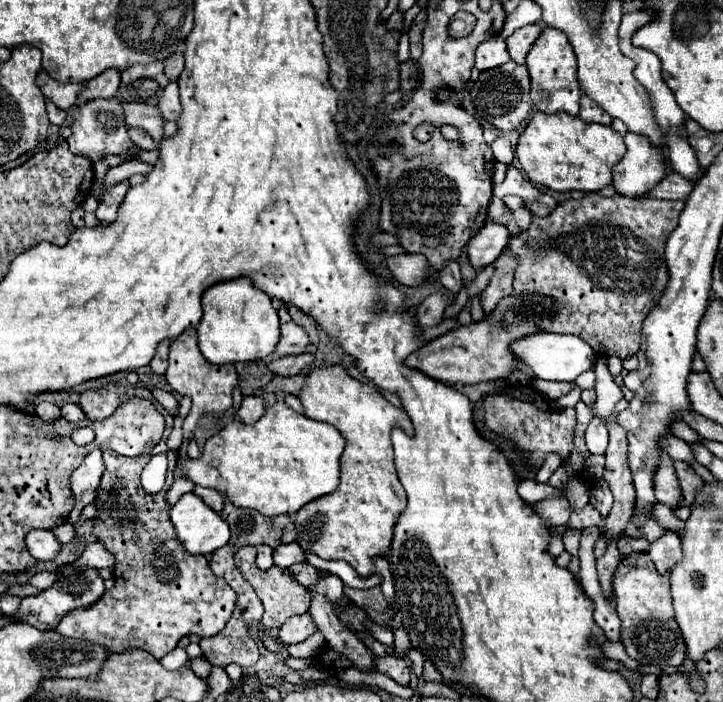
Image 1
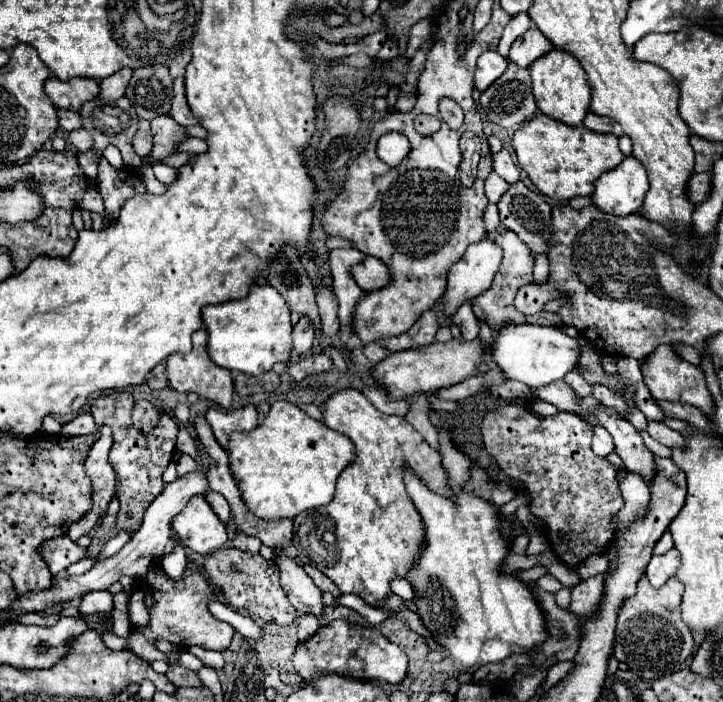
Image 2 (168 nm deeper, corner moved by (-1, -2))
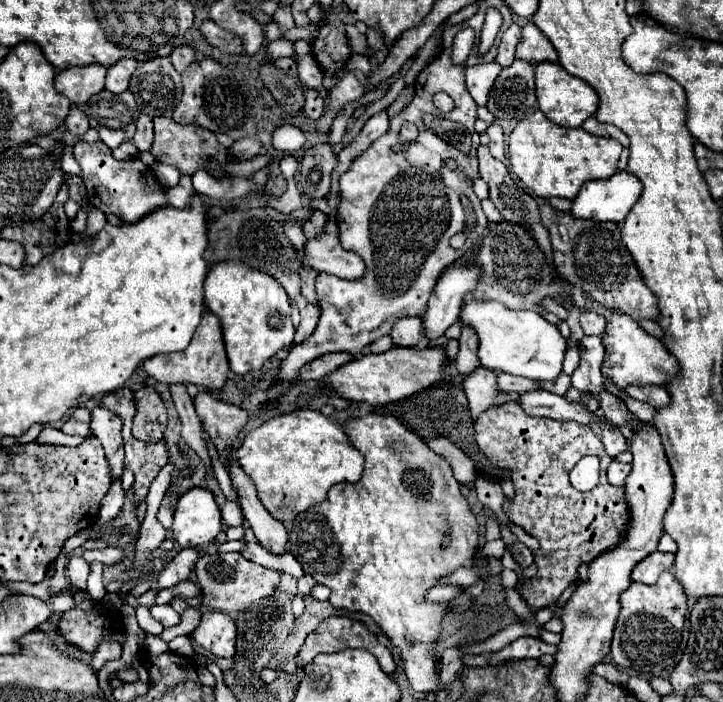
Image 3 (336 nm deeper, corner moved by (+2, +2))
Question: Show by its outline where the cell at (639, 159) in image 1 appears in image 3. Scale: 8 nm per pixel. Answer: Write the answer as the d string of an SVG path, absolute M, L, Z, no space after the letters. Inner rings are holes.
M617 171L609 179L587 181L573 201L571 213L581 219L621 223L637 203L643 183L629 171Z

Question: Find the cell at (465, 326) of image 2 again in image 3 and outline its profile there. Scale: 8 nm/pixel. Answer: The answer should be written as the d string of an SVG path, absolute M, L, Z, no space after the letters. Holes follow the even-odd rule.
M461 325L459 337L459 353L457 353L457 369L461 375L469 375L475 367L479 367L477 359L477 335L471 325Z

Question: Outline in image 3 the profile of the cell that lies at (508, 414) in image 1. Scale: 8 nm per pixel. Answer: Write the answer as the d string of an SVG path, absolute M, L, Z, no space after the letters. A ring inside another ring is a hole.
M517 401L499 405L499 407L489 407L487 411L483 411L479 419L475 421L475 441L495 467L511 471L511 479L515 485L515 497L503 503L503 511L509 515L509 519L515 525L523 527L529 535L533 535L541 543L539 551L535 553L535 563L539 567L537 577L533 577L531 583L527 583L523 589L523 599L533 611L537 611L541 607L547 607L549 603L555 603L567 585L579 581L577 567L581 563L591 563L597 555L601 555L603 551L619 543L619 535L623 533L627 519L629 519L627 503L625 503L625 489L607 483L605 471L611 463L611 457L605 455L603 443L591 431L591 427L581 427L573 421L529 417ZM585 455L597 455L601 459L599 483L589 493L581 493L569 483L569 471Z

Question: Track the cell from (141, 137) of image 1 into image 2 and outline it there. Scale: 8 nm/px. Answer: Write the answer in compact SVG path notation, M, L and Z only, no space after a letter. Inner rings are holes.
M146 119L140 121L132 145L134 145L134 151L136 151L140 157L150 155L150 151L152 151L152 131L150 131L150 121L146 121Z

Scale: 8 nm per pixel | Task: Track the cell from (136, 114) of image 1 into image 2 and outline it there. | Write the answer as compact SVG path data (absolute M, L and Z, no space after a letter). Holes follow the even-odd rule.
M164 115L152 119L152 133L154 133L154 149L150 155L154 157L154 161L164 161L166 157L174 155L178 145L188 137L184 127L174 123L172 117Z

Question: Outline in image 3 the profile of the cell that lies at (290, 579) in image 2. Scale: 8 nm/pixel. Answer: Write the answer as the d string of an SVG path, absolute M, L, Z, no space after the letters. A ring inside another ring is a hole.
M235 459L229 463L229 475L231 475L233 487L237 491L243 515L245 515L249 527L253 529L257 541L261 543L261 547L273 555L287 553L287 529L283 527L281 521L277 521L273 515L269 515L269 511L261 505L251 479L247 475L243 475L243 471Z

